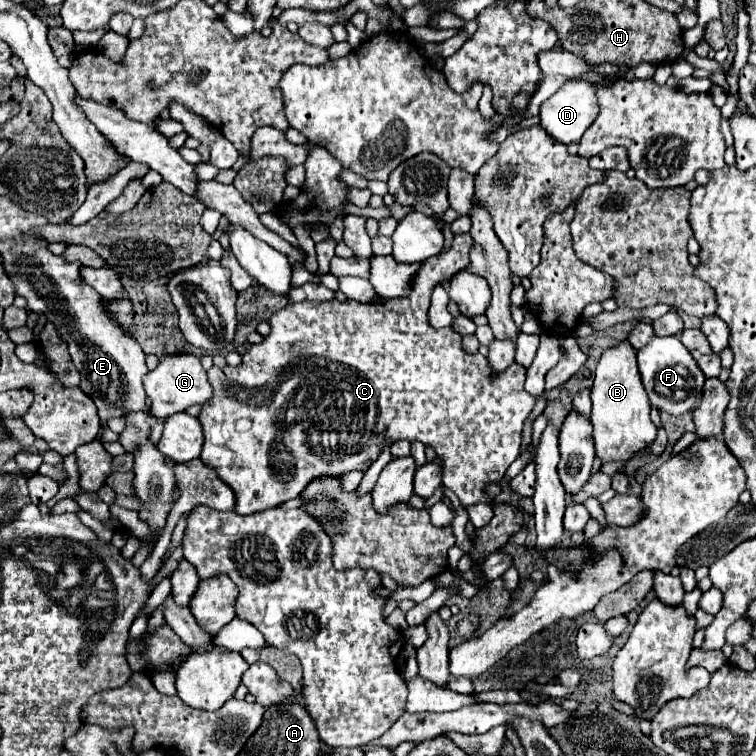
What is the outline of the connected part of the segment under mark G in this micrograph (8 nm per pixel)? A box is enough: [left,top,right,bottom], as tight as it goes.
[144,354,212,420]

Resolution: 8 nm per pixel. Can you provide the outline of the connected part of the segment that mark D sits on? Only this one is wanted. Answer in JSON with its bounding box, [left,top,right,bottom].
[538,80,598,144]

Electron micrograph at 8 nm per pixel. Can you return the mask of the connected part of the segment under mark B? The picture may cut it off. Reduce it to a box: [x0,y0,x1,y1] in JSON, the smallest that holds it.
[592,340,656,462]

